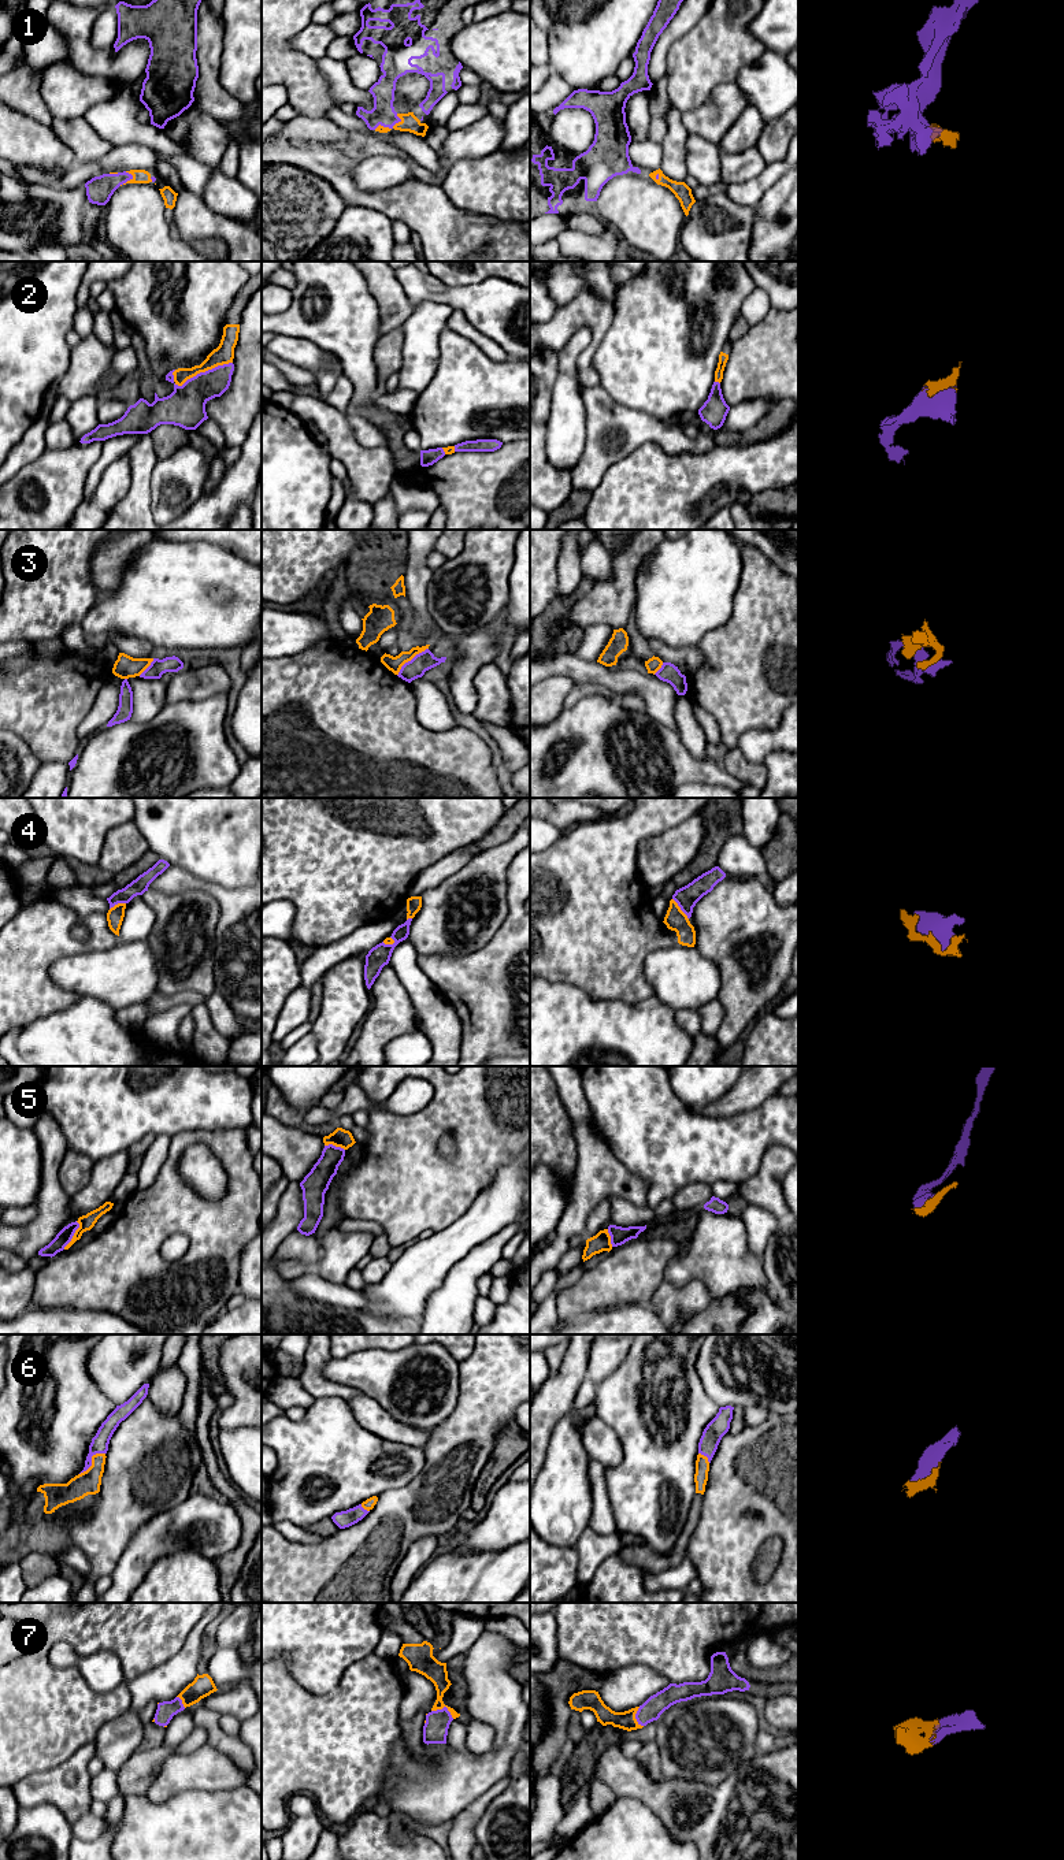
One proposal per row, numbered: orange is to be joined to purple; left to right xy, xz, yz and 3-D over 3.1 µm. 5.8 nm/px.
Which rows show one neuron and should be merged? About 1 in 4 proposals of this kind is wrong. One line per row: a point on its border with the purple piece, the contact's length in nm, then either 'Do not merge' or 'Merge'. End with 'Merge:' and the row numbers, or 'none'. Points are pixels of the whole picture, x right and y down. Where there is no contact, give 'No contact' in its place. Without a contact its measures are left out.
1: Touches purple at xz (388, 126). Shared border 180 nm. Merge
2: Touches purple at xy (203, 372). Shared border 360 nm. Merge
3: Touches purple at xz (411, 660). Shared border 240 nm. Do not merge
4: Touches purple at yz (681, 909). Shared border 160 nm. Merge
5: Touches purple at xy (73, 1235). Shared border 190 nm. Merge
6: Touches purple at xy (91, 1461). Shared border 200 nm. Merge
7: Touches purple at xz (444, 1707). Shared border 140 nm. Merge
Merge: 1, 2, 4, 5, 6, 7

